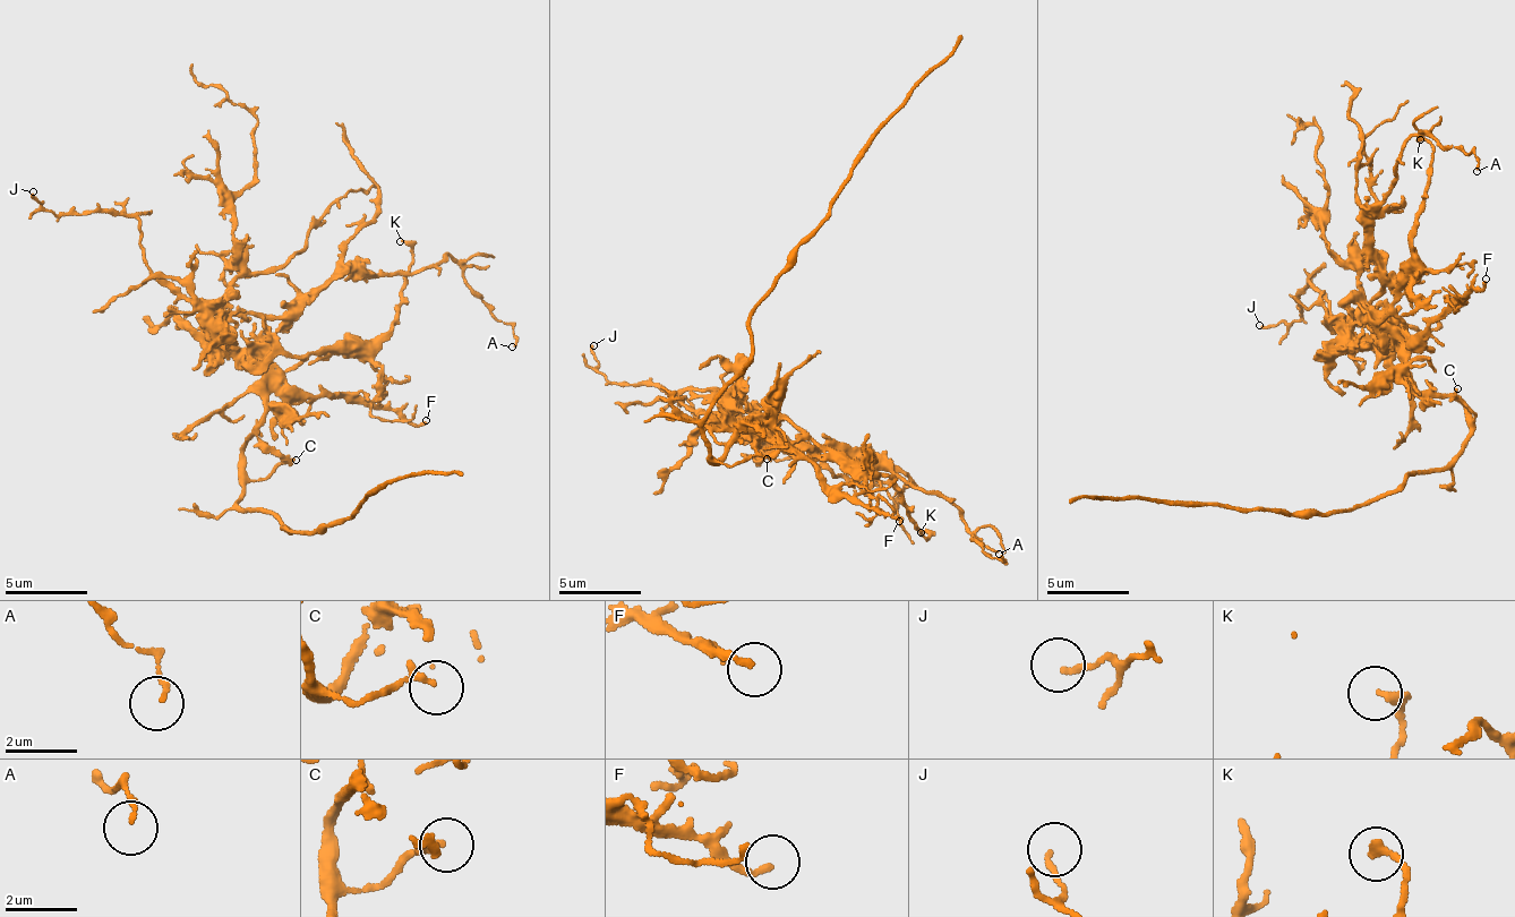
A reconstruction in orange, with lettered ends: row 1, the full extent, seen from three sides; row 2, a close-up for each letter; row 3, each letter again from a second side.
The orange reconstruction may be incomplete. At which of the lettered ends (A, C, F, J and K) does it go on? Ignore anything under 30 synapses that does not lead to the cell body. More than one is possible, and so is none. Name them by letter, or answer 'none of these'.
none of these

